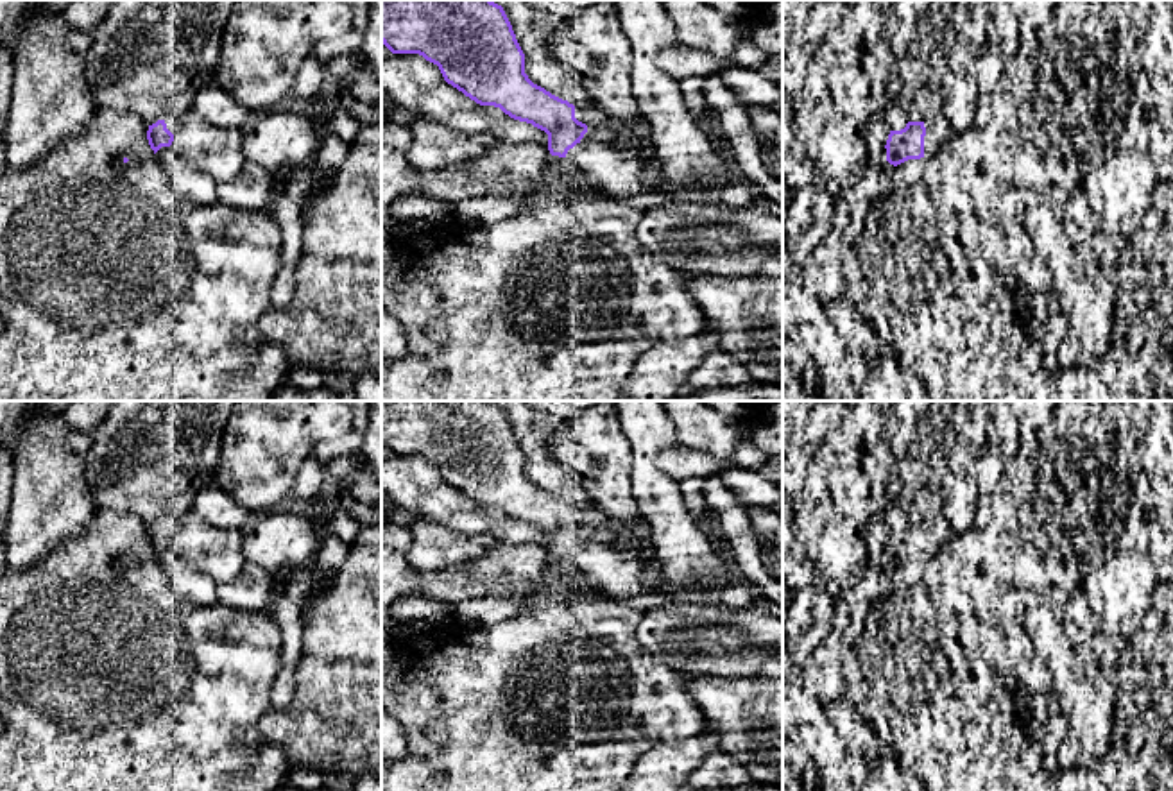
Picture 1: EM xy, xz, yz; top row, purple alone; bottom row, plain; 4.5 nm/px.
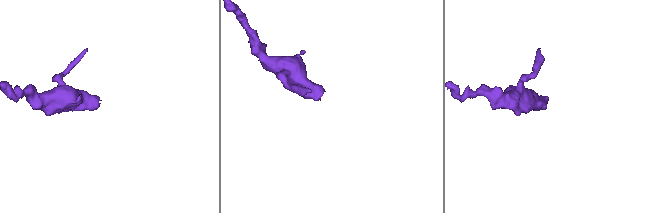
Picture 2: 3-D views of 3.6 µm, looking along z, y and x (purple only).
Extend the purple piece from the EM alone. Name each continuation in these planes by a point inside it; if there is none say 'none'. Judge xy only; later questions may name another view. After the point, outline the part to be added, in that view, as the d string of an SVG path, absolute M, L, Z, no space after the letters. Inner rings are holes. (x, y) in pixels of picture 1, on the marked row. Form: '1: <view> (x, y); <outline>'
1: xy (219, 153); M193 111L165 118L165 123L174 134L174 150L218 186L233 181L245 166L244 129L217 127Z

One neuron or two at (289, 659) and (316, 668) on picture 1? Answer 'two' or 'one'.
two

